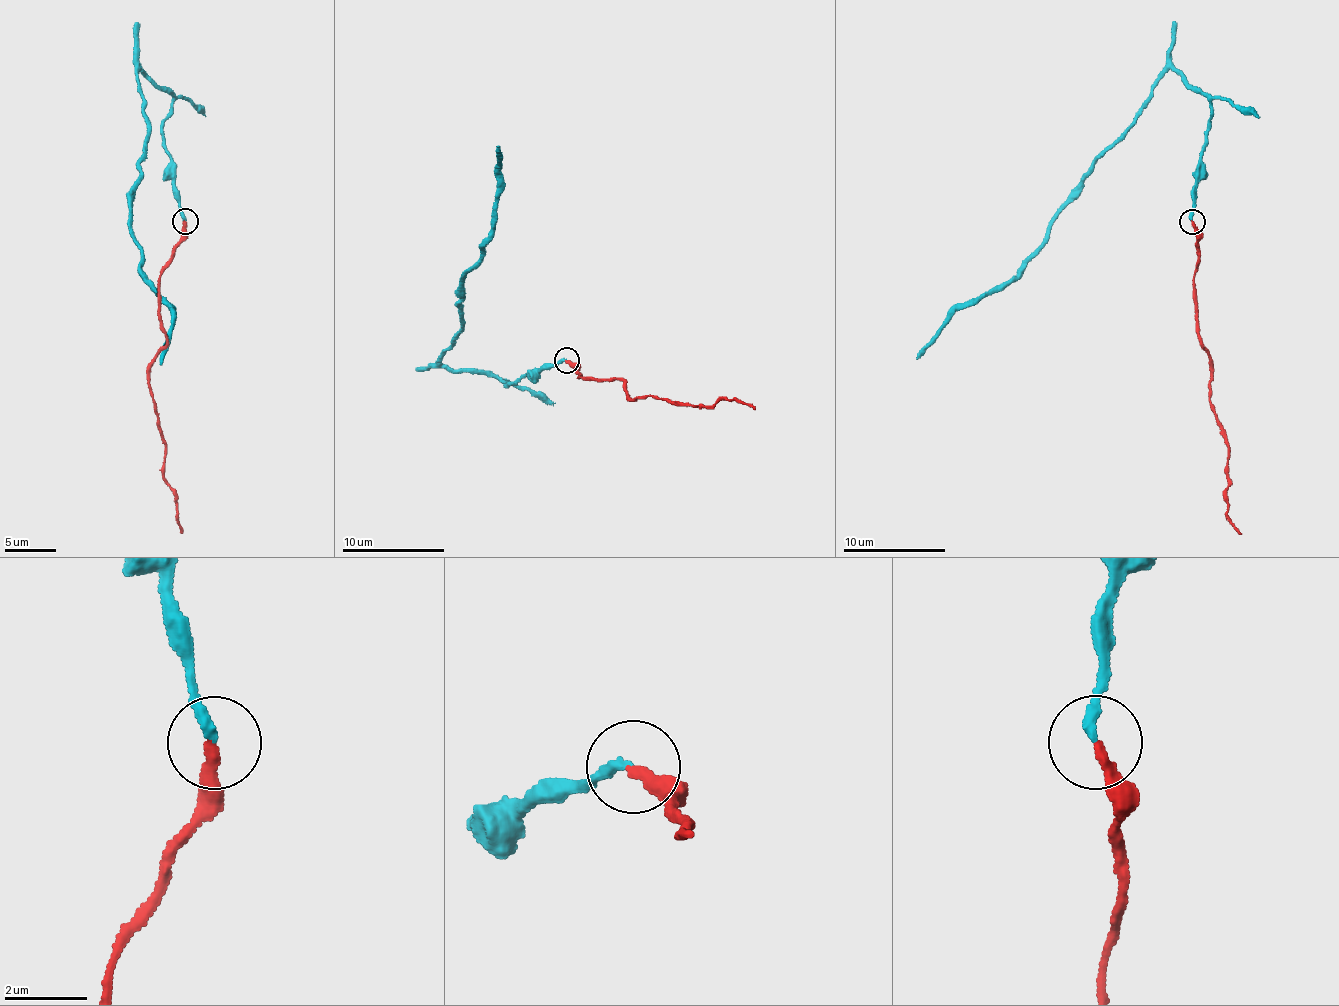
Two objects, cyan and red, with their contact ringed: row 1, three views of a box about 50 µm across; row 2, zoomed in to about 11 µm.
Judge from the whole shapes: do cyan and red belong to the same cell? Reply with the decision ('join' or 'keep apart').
join

